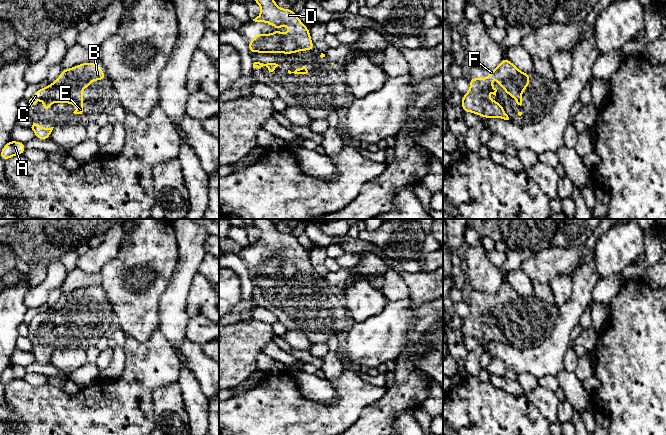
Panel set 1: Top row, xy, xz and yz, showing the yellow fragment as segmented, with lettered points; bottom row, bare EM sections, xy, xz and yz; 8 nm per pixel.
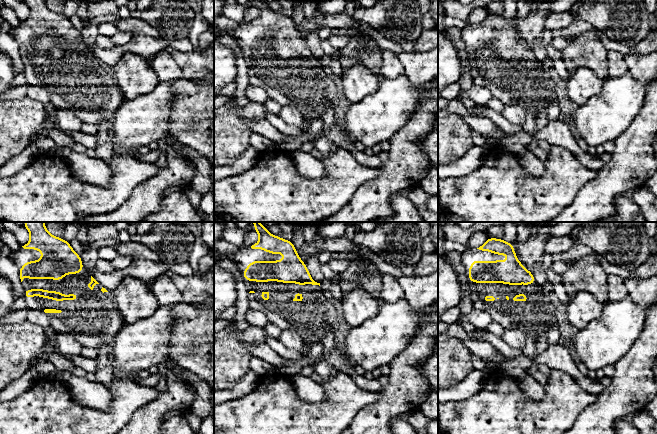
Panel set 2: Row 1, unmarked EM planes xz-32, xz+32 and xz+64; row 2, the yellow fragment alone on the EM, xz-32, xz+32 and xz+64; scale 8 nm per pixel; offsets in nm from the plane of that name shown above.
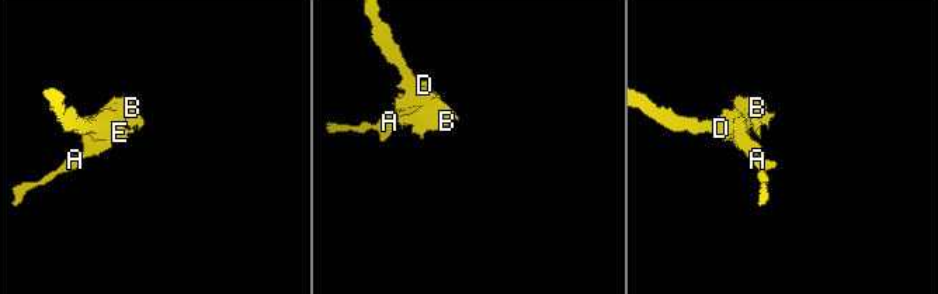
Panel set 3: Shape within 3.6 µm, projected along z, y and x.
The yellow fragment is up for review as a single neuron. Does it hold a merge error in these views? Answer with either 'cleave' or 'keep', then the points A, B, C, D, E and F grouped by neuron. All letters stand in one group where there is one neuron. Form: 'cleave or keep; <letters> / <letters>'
keep; A B C D E F

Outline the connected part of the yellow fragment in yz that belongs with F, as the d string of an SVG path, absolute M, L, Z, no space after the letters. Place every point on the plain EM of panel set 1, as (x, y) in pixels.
M503 282L499 290L495 294L489 294L486 302L477 303L470 302L470 314L463 319L461 331L463 336L472 336L484 342L501 342L509 344L508 339L498 325L489 324L487 316L490 315L496 320L497 313L492 311L491 299L496 301L497 306L503 311L504 315L516 324L518 329L522 329L521 317L525 316L525 311L530 309L530 298L523 297L507 282Z

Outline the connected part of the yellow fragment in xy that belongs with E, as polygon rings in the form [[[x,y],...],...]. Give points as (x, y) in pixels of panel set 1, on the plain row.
[[[96,286],[78,288],[69,293],[63,293],[58,303],[47,311],[38,313],[29,328],[36,328],[43,320],[43,336],[49,336],[53,326],[72,327],[77,330],[74,338],[82,338],[84,320],[81,314],[90,310],[94,304],[103,305],[107,301],[106,296],[96,291]]]

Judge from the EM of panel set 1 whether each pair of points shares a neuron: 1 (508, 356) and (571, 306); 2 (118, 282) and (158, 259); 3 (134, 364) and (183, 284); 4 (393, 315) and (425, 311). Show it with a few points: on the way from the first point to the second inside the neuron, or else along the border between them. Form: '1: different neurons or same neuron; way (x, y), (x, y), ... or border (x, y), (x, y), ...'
1: same neuron; way (528, 356), (539, 355), (560, 334), (563, 326)
2: same neuron; way (122, 270), (124, 266), (143, 263), (146, 260)
3: different neurons; border (158, 329), (173, 348)
4: different neurons; border (412, 302), (416, 321), (406, 334)

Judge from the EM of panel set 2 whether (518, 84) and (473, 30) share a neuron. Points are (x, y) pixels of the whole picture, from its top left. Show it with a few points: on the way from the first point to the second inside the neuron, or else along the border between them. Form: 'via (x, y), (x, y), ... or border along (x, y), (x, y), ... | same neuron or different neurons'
via (508, 71), (494, 57), (494, 51), (486, 43) | same neuron

